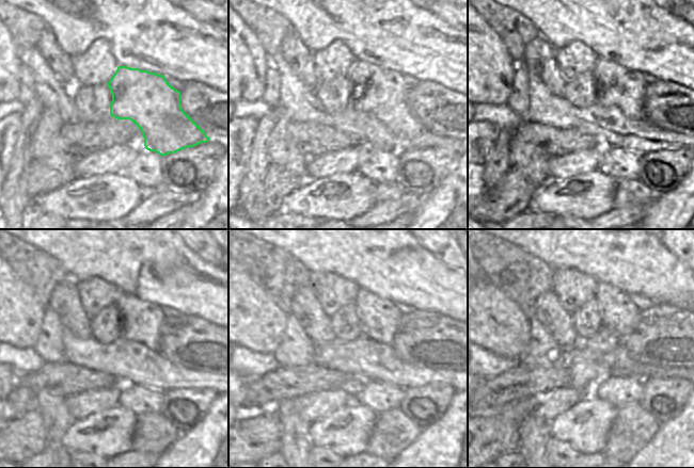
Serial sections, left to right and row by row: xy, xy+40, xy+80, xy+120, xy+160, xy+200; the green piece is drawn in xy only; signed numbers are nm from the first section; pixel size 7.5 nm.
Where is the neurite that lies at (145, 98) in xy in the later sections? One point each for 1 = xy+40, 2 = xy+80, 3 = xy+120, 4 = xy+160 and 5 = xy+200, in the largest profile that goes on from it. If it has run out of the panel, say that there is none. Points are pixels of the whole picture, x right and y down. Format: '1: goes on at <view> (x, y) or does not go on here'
1: goes on at xy+40 (383, 93)
2: goes on at xy+80 (616, 86)
3: goes on at xy+120 (140, 321)
4: goes on at xy+160 (379, 318)
5: goes on at xy+200 (618, 313)

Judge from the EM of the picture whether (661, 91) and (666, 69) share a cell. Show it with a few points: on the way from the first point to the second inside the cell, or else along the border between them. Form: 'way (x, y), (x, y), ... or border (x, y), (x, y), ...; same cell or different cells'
border (657, 79), (682, 85); different cells

